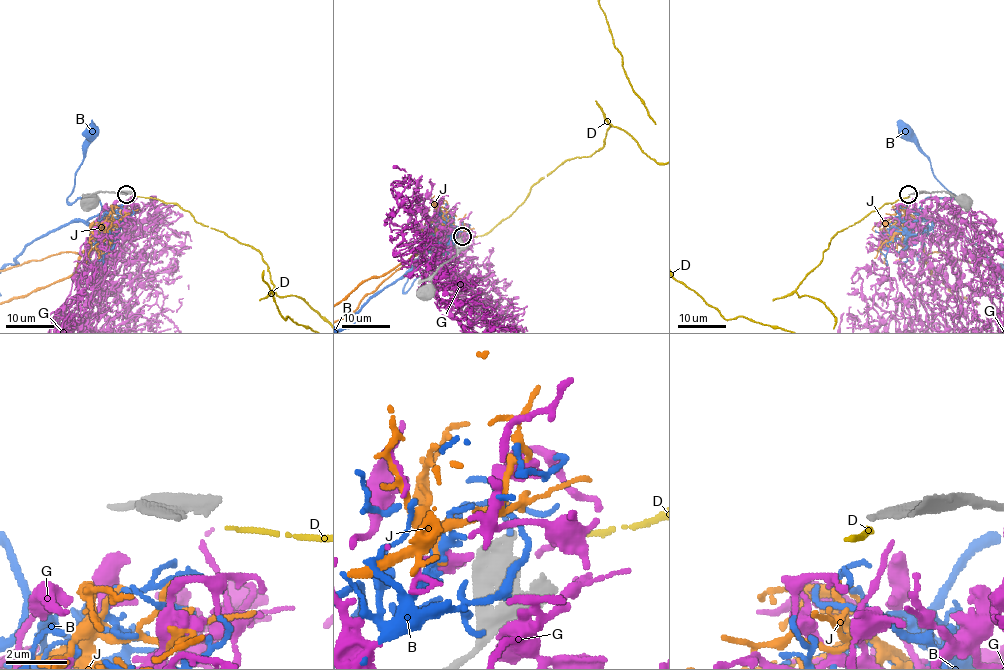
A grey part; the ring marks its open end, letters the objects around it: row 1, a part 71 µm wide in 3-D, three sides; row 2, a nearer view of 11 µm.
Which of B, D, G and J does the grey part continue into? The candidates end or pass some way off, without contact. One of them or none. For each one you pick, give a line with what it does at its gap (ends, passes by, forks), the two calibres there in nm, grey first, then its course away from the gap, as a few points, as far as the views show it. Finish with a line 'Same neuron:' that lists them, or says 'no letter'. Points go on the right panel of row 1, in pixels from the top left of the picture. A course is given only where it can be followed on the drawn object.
D: it ends; calibres 240 and 110 nm
Same neuron: D

